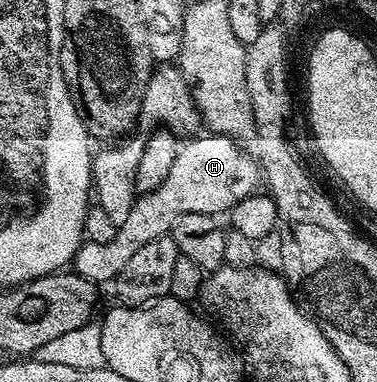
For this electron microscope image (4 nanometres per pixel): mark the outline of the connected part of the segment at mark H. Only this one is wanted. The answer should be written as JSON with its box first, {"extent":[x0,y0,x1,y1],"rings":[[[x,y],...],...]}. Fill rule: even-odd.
{"extent":[74,133,262,285],"rings":[[[200,133],[181,142],[178,157],[174,157],[174,166],[171,167],[166,181],[162,181],[162,185],[158,185],[158,189],[139,196],[133,202],[126,221],[117,226],[114,241],[105,241],[102,245],[87,241],[81,242],[74,260],[76,274],[86,277],[86,281],[97,285],[111,284],[118,277],[118,273],[122,273],[122,269],[126,269],[130,257],[134,257],[134,253],[138,253],[138,249],[142,249],[142,245],[150,245],[150,241],[165,238],[171,232],[172,226],[186,213],[206,213],[213,217],[220,217],[223,211],[224,214],[231,212],[232,207],[238,205],[238,201],[257,194],[259,187],[256,186],[261,186],[262,183],[260,165],[249,152],[248,156],[244,151],[247,150],[241,144],[225,135]]]}

